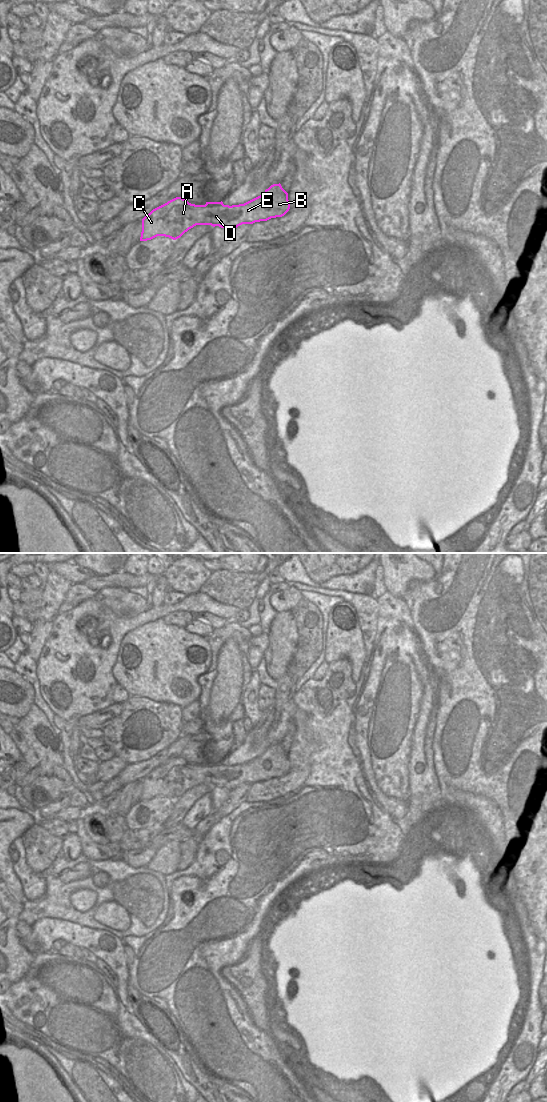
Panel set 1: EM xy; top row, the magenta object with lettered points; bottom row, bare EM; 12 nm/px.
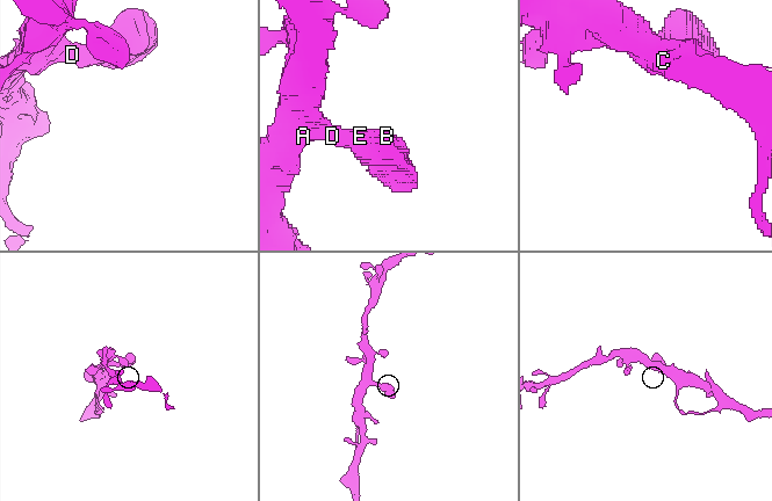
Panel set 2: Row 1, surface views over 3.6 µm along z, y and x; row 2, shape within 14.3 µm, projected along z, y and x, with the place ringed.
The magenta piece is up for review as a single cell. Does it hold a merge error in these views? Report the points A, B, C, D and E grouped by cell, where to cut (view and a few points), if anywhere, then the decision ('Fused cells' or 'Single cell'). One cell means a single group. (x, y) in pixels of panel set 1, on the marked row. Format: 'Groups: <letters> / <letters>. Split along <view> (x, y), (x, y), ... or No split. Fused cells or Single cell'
Groups: A B C D E. No split. Single cell

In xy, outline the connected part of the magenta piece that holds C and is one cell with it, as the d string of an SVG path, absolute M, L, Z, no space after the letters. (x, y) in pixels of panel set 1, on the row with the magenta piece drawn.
M280 183L271 185L260 196L244 204L232 206L224 205L222 201L195 205L176 197L142 219L140 241L157 236L176 240L196 225L219 226L231 231L242 224L282 217L289 209L288 193Z

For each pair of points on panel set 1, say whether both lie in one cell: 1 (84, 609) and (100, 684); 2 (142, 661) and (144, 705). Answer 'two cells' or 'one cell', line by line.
1: one cell
2: two cells

